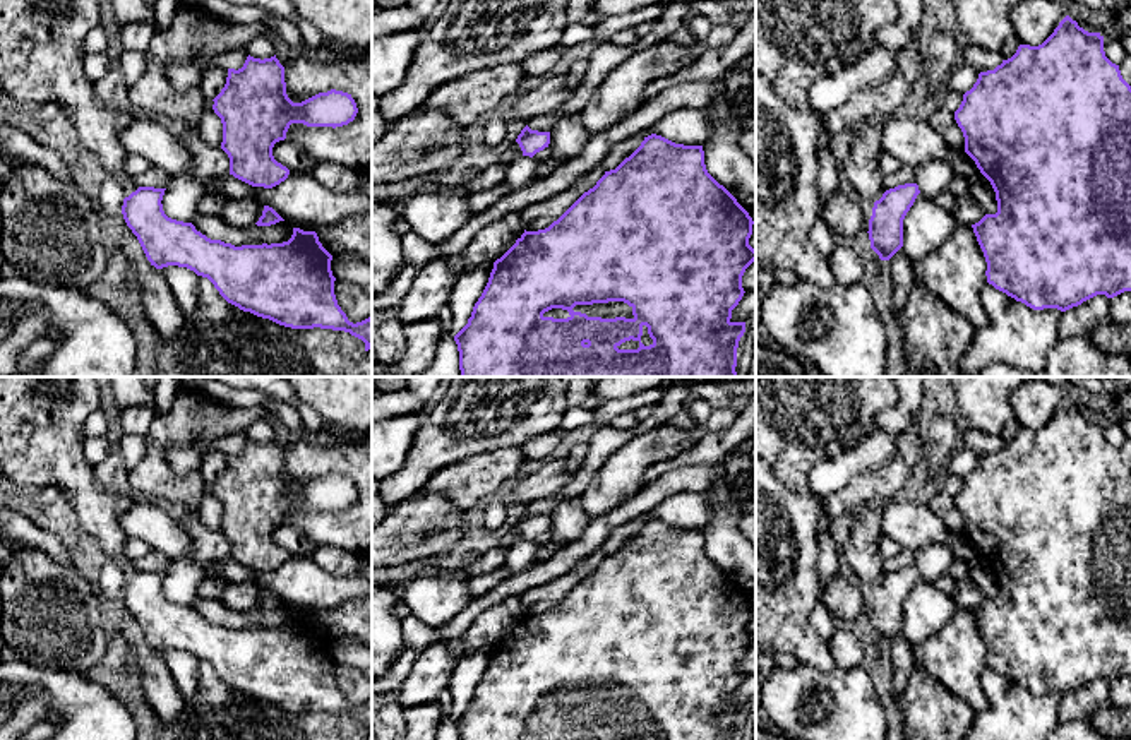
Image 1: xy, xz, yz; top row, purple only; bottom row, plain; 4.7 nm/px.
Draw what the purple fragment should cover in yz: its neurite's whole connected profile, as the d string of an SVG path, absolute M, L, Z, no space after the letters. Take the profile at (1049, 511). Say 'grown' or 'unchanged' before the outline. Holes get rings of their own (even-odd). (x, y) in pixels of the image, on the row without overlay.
unchanged; M1066 399L1042 428L1020 428L1016 437L1002 444L994 454L980 456L973 471L963 478L954 504L965 521L965 536L996 576L997 596L985 598L972 608L987 646L989 668L1033 694L1057 692L1061 695L1097 678L1114 682L1131 675L1131 469L1122 462L1119 449L1105 440L1100 416L1088 416Z

